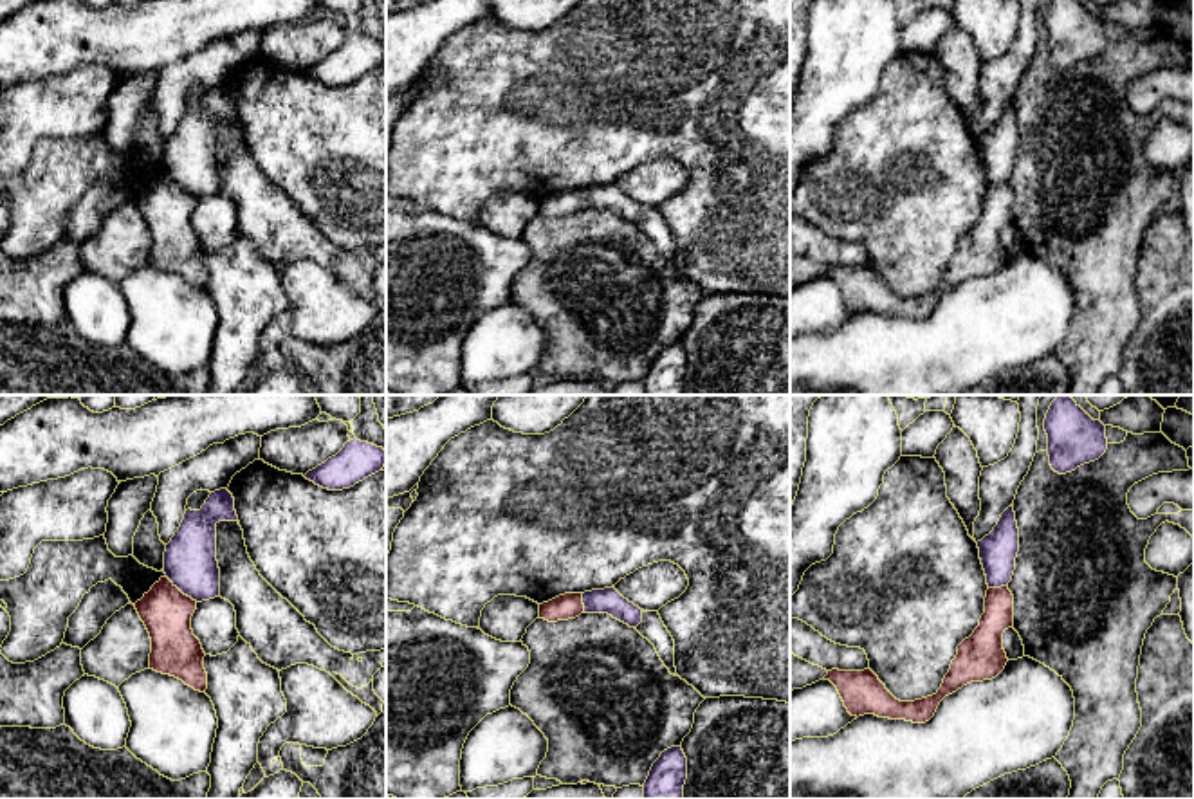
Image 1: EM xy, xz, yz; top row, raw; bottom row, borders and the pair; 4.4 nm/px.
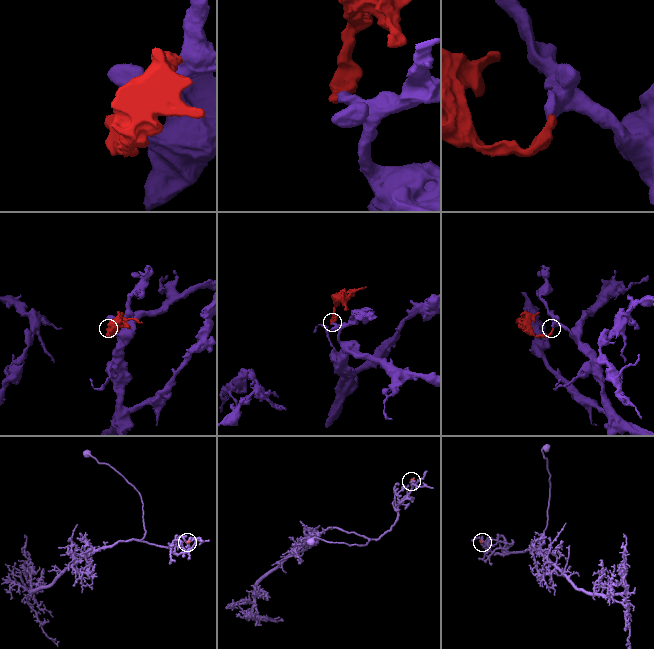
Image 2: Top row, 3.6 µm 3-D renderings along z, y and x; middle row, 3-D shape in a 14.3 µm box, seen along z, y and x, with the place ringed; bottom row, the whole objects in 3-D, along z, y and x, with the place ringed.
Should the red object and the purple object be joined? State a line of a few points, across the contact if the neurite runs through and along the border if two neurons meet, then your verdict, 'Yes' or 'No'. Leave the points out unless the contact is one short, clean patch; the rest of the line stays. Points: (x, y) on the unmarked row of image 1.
Line: xy (166, 172), (197, 197). No

